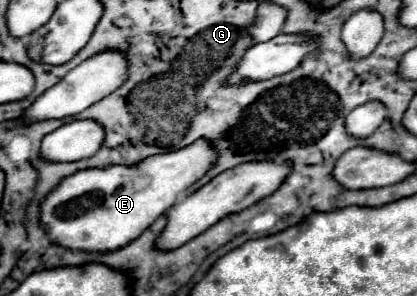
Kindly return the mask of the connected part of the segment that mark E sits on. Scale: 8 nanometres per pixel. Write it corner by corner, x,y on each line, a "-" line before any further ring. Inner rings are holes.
194,142
182,150
148,156
134,166
84,168
60,180
46,194
40,204
40,222
56,246
102,254
112,252
136,240
158,216
172,208
196,178
208,172
208,166
212,166
212,150
204,142

